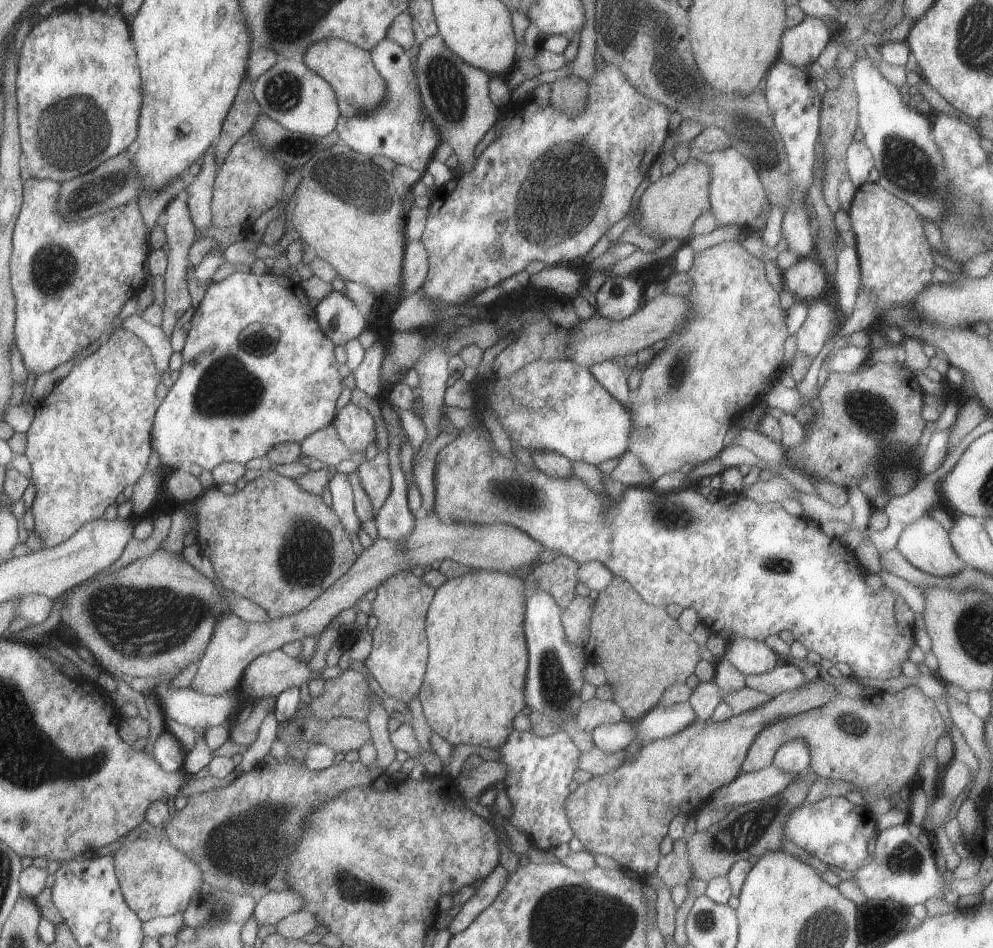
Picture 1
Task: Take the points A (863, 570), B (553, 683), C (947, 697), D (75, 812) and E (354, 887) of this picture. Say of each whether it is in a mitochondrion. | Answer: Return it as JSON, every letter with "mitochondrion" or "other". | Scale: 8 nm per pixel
{"A":"other","B":"mitochondrion","C":"other","D":"other","E":"mitochondrion"}

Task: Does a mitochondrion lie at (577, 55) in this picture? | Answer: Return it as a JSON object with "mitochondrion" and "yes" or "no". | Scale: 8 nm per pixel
{"mitochondrion":"no"}

